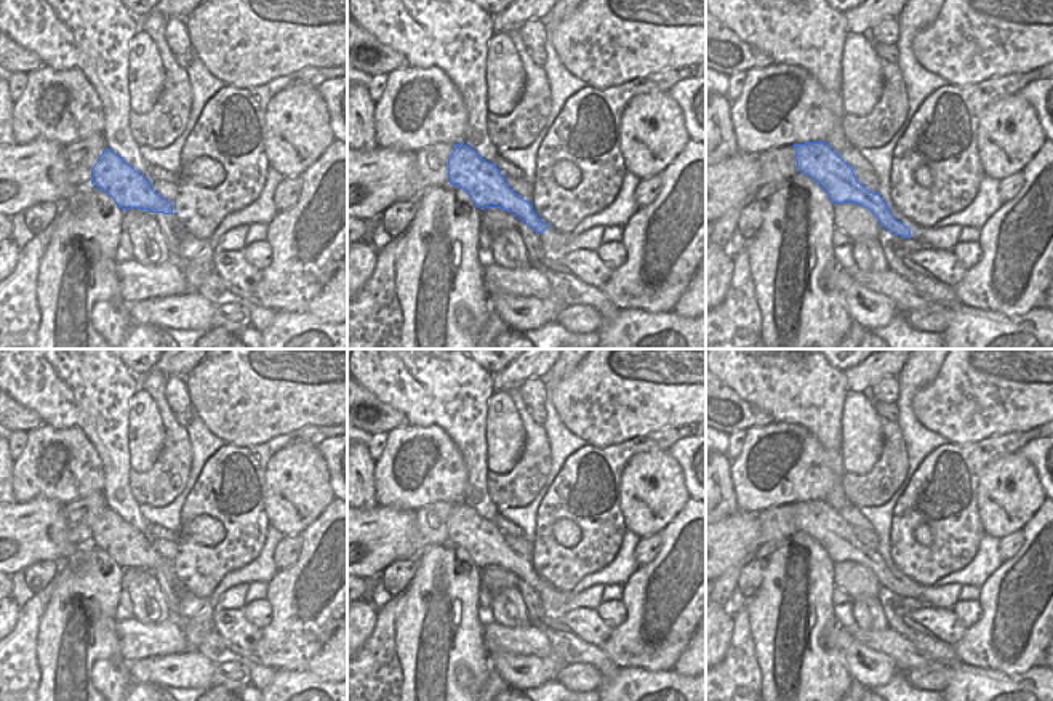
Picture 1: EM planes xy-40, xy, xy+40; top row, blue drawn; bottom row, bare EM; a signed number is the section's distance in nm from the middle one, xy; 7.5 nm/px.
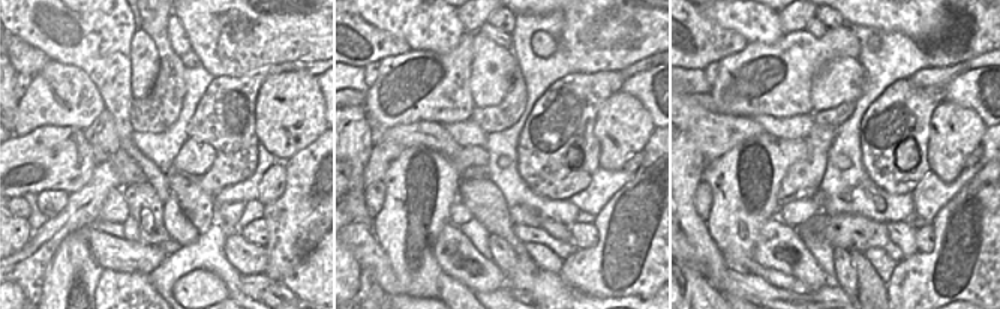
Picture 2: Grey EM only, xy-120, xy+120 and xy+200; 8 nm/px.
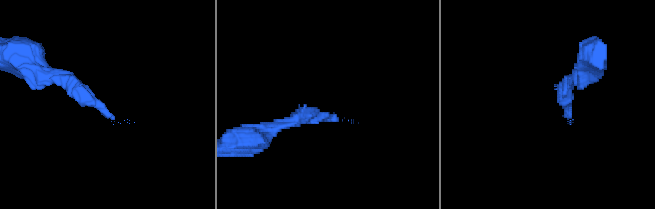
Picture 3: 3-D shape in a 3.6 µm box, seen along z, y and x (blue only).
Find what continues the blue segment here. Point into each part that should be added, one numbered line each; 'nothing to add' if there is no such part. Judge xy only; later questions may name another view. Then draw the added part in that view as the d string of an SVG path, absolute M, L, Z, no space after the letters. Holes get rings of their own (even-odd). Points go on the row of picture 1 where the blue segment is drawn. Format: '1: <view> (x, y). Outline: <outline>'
nothing to add.

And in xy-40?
nothing to add.

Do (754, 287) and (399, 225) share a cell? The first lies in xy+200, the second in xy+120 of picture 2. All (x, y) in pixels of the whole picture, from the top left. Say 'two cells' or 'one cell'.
two cells

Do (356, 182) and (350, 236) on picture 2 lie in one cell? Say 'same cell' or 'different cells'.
different cells

